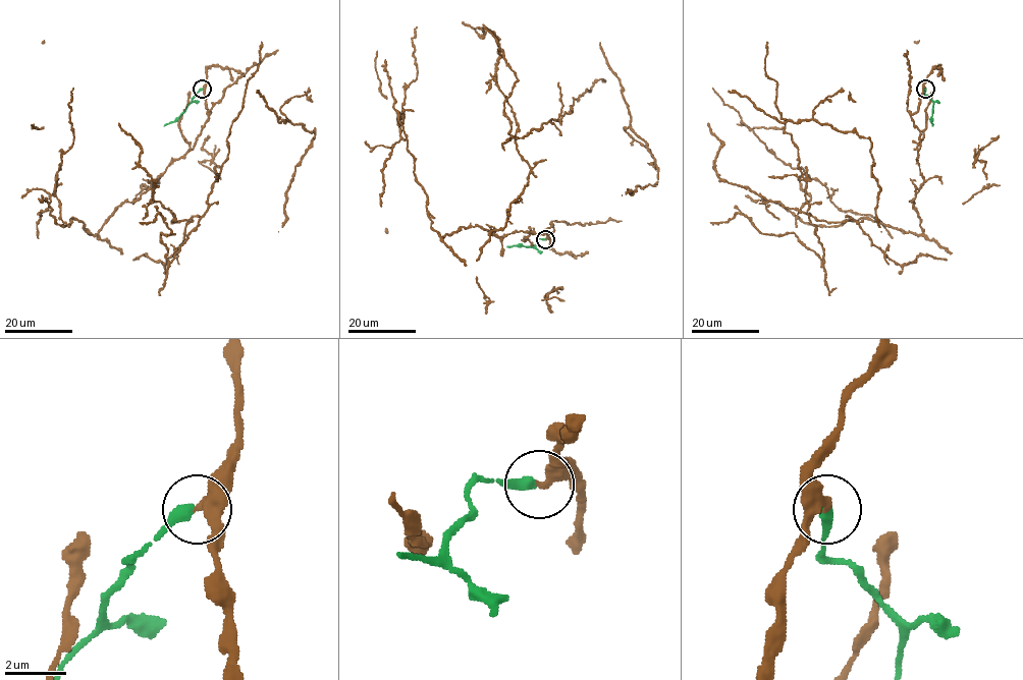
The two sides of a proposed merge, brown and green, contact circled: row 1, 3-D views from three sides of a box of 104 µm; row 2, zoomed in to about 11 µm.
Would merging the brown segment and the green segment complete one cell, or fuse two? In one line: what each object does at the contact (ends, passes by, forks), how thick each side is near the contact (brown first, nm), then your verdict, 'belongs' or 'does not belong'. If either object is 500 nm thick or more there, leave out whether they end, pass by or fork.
brown passes by; green ends there; 300 nm thick on the brown side, 380 nm on the other; does not belong

